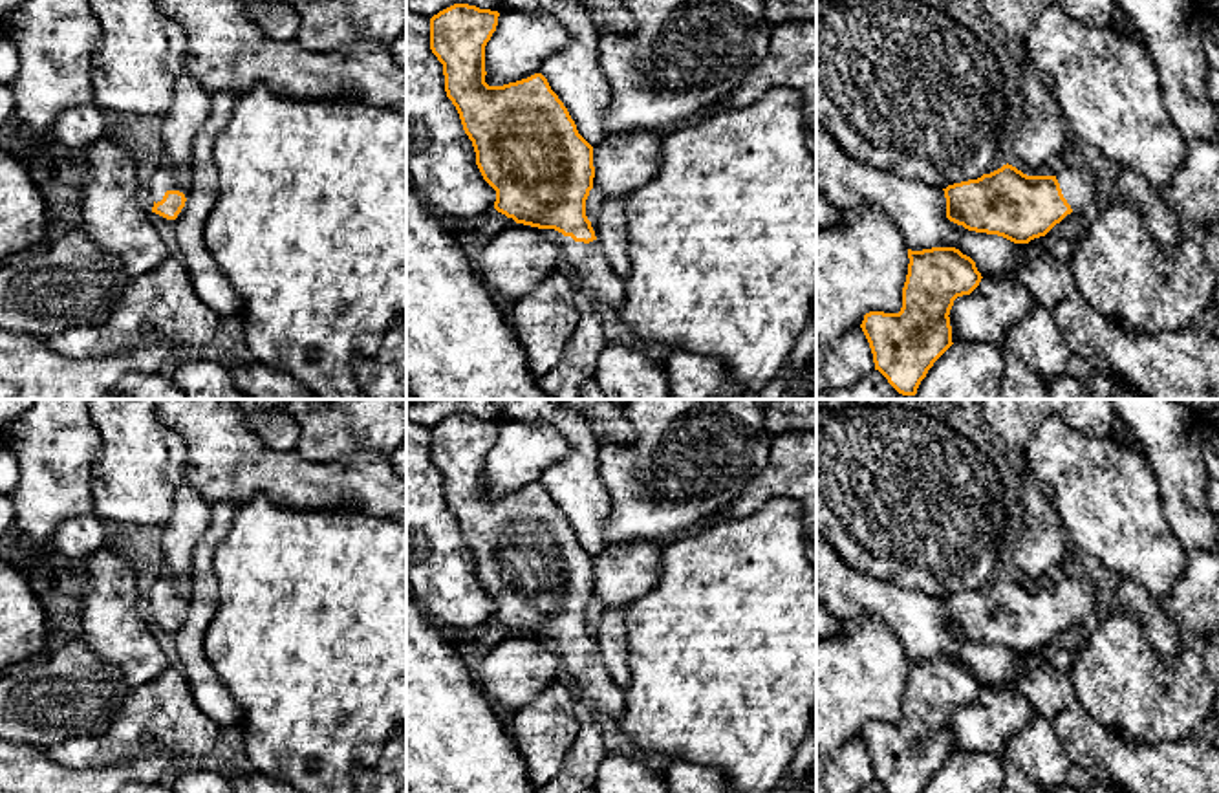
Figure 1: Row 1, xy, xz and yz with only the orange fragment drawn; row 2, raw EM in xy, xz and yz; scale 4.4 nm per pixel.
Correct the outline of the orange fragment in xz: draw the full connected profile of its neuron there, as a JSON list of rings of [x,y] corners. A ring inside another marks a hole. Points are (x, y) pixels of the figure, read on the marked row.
[[[454,4],[430,18],[430,49],[443,64],[447,97],[456,106],[463,130],[472,141],[476,165],[483,179],[496,190],[494,209],[516,223],[562,233],[562,258],[575,269],[577,284],[595,302],[602,302],[617,311],[626,299],[624,280],[613,273],[586,216],[586,200],[595,178],[593,147],[578,134],[567,108],[542,73],[503,86],[489,86],[485,82],[485,46],[496,31],[498,16],[498,11]]]

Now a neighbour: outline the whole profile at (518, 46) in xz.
[[[500,11],[496,31],[485,46],[485,82],[503,86],[527,79],[566,42],[566,27],[555,16]]]

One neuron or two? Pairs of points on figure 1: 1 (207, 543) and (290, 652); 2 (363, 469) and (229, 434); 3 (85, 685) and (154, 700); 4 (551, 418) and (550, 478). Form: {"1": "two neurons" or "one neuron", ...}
{"1": "two neurons", "2": "one neuron", "3": "two neurons", "4": "one neuron"}

